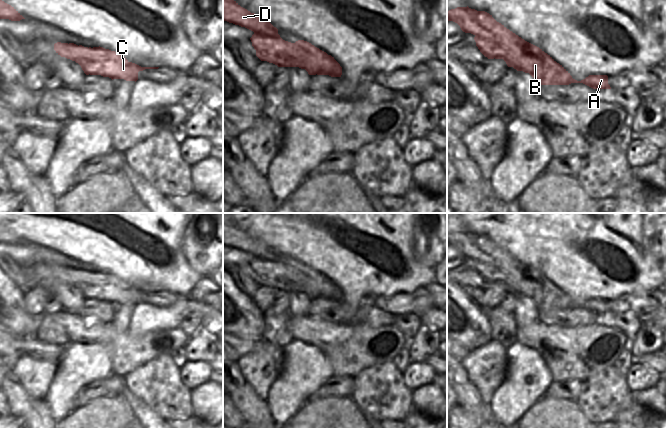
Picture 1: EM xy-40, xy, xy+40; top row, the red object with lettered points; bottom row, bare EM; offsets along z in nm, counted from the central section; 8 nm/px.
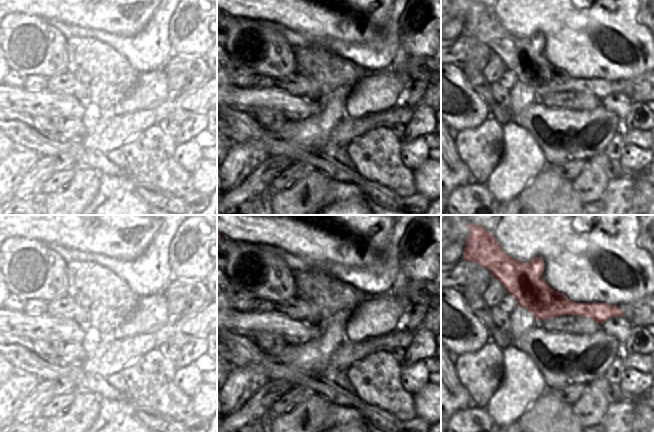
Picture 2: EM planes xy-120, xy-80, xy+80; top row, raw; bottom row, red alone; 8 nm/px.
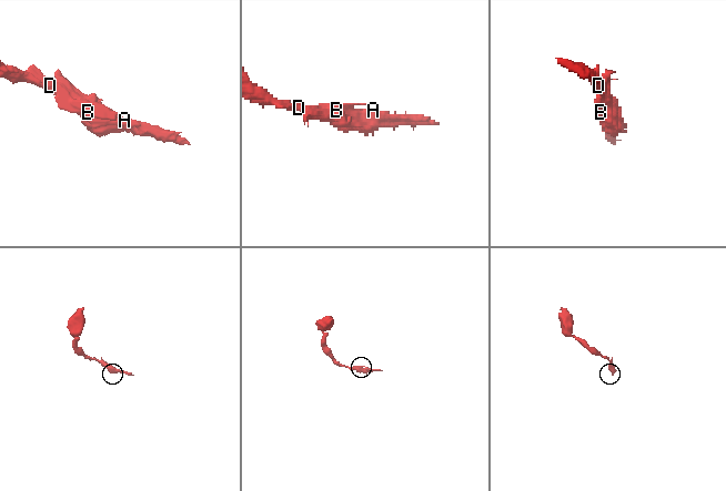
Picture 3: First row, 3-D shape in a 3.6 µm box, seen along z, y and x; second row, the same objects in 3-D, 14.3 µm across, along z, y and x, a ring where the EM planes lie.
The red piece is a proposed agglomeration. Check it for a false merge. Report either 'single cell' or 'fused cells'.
fused cells

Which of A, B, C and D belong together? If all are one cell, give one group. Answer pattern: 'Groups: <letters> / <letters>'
Groups: A B / C D

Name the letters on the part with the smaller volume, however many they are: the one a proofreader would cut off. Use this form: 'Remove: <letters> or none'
Remove: A, B

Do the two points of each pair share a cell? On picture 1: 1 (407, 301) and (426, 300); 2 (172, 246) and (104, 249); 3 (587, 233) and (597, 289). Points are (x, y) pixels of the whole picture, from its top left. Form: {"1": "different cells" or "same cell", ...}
{"1": "same cell", "2": "same cell", "3": "same cell"}

